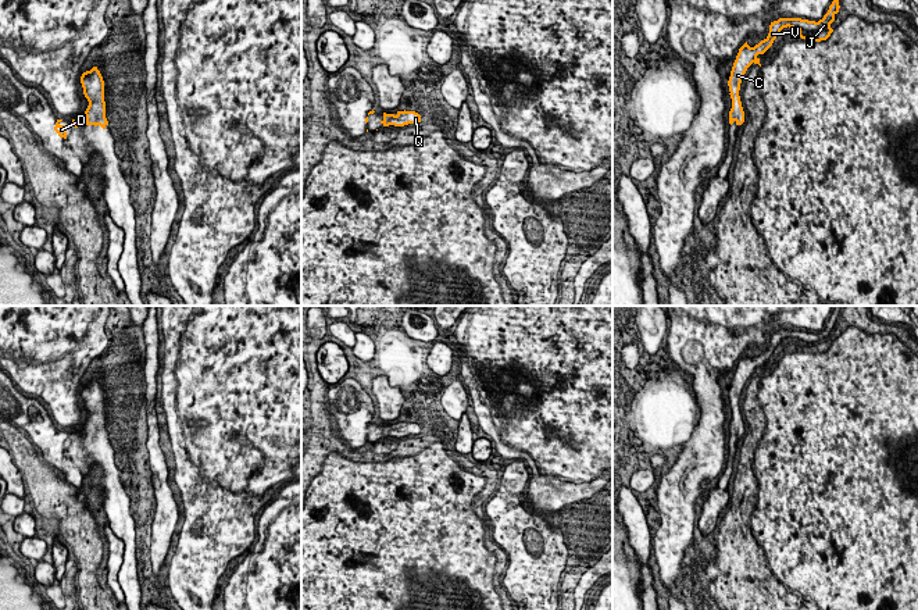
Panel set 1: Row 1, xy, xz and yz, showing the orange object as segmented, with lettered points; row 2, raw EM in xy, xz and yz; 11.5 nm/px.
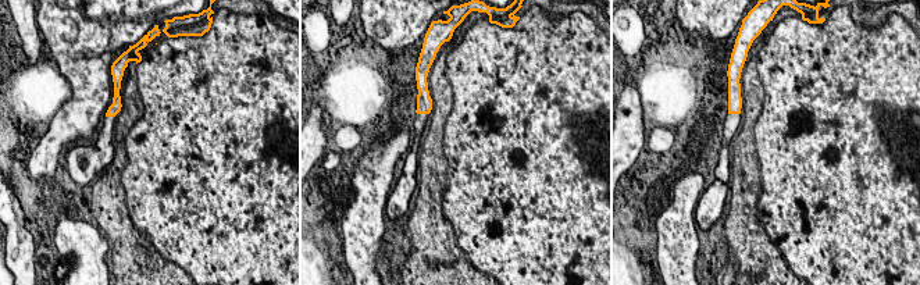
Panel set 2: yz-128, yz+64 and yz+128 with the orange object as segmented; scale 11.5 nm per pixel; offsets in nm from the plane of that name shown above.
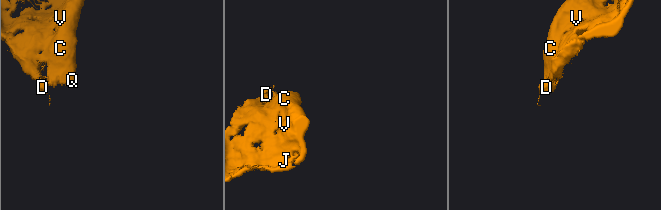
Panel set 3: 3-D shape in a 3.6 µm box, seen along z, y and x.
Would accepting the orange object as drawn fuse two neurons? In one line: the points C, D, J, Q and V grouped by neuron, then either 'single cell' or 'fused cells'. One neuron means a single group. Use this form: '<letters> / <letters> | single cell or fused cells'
C D J Q V | single cell

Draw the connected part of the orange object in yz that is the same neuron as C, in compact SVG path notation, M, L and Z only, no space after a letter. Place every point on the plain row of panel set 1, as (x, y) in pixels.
M835 306L832 315L829 317L828 324L824 327L822 331L818 333L801 331L801 329L779 329L778 332L771 333L769 336L769 345L768 347L761 352L754 358L750 358L747 353L739 360L739 364L736 367L736 371L733 374L731 388L728 392L729 397L729 406L732 410L732 420L729 422L729 435L733 434L736 436L742 436L744 434L744 422L742 418L739 402L742 390L747 382L747 379L754 374L760 375L758 365L764 365L774 354L776 347L781 345L783 339L793 339L797 340L797 346L801 350L810 352L810 353L821 353L826 352L833 340L831 339L831 335L835 332L835 327L839 324L839 311L842 306Z

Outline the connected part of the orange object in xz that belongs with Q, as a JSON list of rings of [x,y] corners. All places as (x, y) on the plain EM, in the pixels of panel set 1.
[[[397,422],[397,425],[386,425],[383,424],[383,431],[381,435],[383,438],[394,436],[394,438],[404,438],[408,435],[418,435],[421,434],[421,427],[415,422]]]

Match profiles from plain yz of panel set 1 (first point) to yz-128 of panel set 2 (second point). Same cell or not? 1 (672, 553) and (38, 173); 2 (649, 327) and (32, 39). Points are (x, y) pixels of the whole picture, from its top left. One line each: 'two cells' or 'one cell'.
1: one cell
2: one cell

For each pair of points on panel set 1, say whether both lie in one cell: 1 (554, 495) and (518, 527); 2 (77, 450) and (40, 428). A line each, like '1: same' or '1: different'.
1: different
2: different

